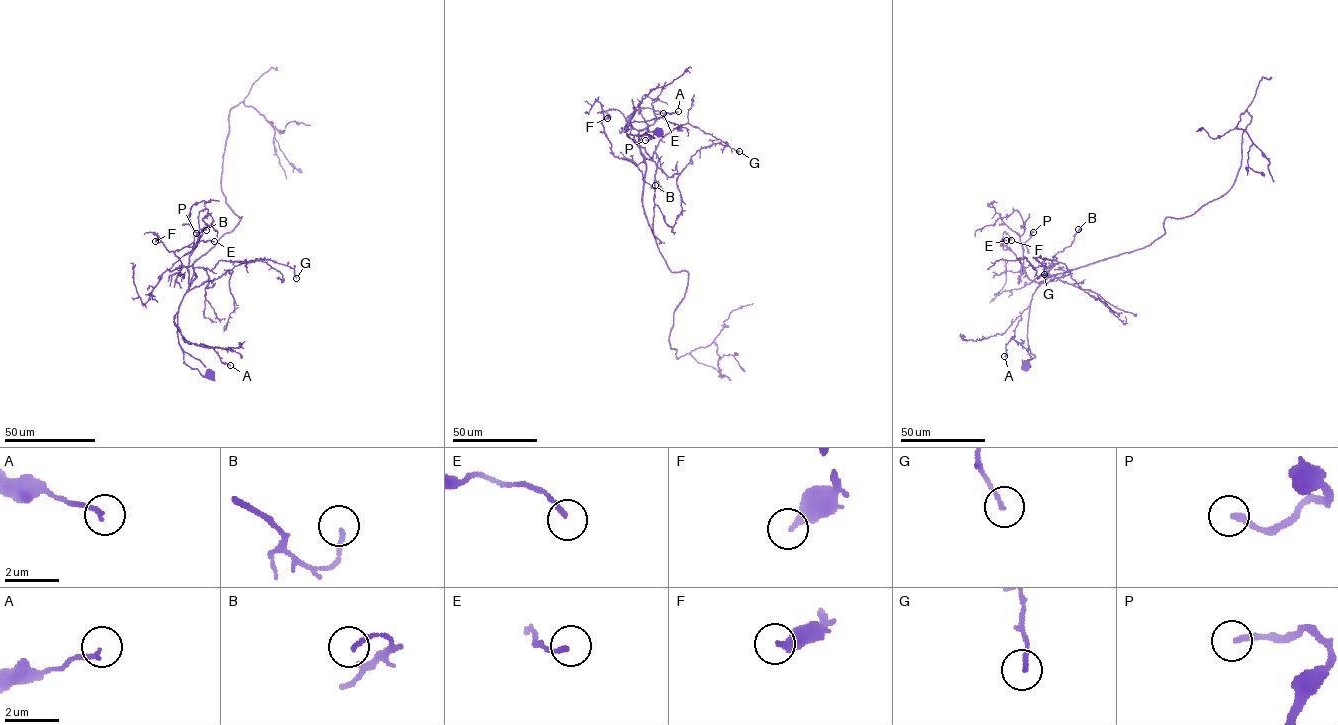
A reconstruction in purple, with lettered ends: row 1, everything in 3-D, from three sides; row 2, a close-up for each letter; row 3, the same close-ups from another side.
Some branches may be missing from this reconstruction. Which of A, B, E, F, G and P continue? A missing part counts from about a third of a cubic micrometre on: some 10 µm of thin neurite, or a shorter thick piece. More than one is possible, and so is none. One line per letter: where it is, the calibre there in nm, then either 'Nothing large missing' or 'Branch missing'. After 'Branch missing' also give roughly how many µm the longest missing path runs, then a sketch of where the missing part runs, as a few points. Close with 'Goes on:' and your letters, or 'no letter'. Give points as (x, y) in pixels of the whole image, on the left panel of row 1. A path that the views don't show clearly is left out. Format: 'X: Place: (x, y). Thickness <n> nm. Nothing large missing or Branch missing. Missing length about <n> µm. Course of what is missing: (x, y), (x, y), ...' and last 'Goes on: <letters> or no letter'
A: Place: (230, 365). Thickness 150 nm. Nothing large missing
B: Place: (206, 230). Thickness 150 nm. Nothing large missing
E: Place: (214, 241). Thickness 160 nm. Nothing large missing
F: Place: (155, 241). Thickness 340 nm. Nothing large missing
G: Place: (296, 278). Thickness 140 nm. Nothing large missing
P: Place: (196, 233). Thickness 240 nm. Nothing large missing
Goes on: no letter

